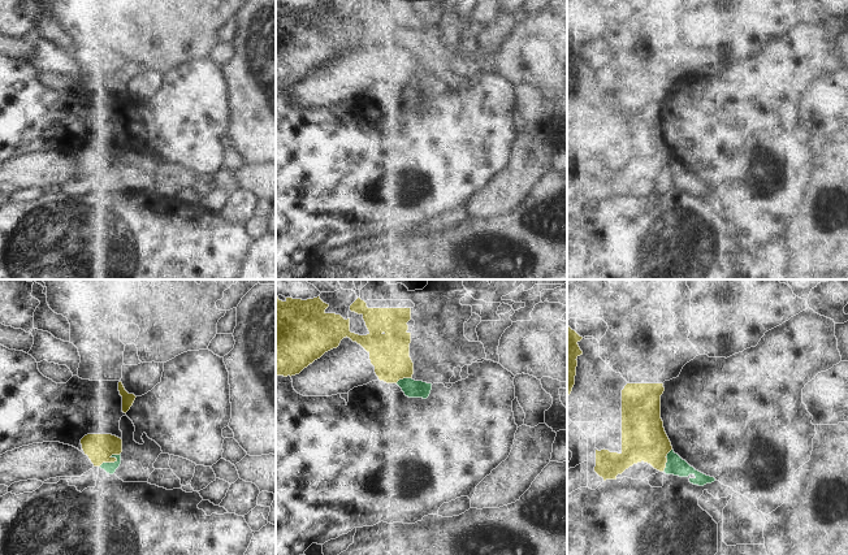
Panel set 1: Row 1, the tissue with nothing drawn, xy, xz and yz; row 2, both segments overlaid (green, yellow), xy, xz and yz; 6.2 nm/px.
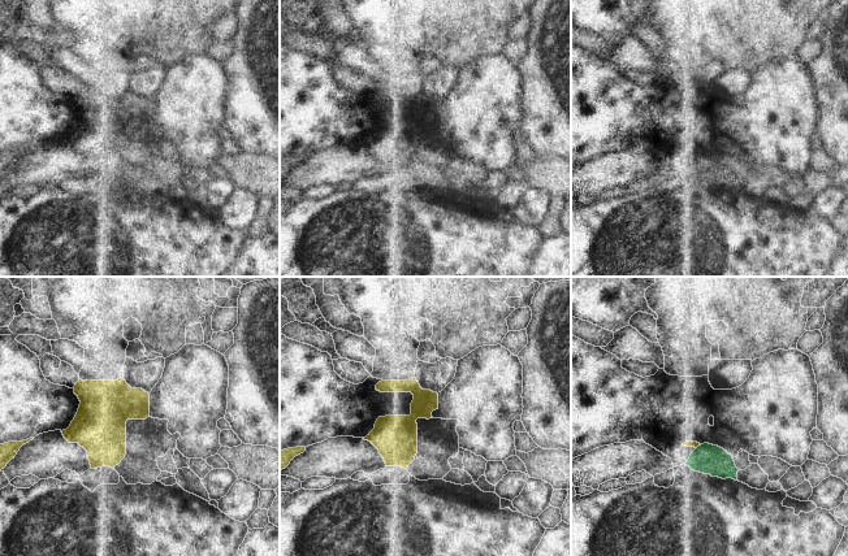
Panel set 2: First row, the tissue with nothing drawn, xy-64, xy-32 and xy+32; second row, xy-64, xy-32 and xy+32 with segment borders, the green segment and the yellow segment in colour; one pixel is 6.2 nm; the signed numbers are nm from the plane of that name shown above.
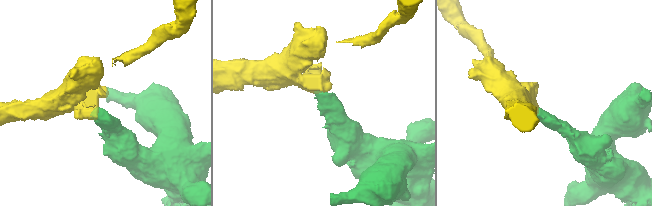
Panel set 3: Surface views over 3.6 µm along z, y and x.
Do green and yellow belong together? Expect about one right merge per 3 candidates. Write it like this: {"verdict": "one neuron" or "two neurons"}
{"verdict": "two neurons"}

